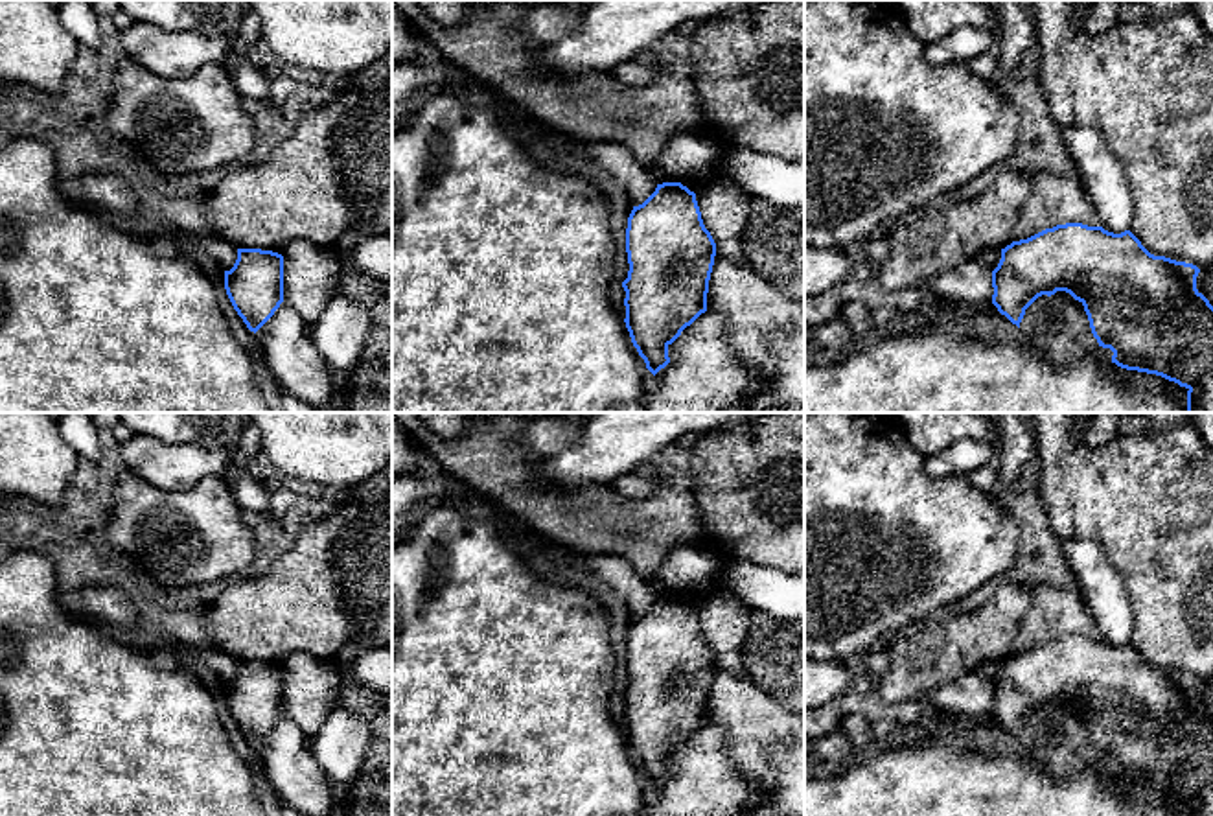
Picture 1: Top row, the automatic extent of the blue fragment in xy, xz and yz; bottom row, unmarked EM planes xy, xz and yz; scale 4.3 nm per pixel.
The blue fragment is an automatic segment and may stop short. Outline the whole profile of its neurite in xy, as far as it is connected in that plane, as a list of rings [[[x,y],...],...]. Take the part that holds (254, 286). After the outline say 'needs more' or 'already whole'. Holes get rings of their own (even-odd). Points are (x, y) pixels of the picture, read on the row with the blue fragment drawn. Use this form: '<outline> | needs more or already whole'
[[[237,249],[237,260],[225,271],[226,295],[250,332],[258,332],[283,302],[283,256],[261,249]]] | already whole

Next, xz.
[[[681,182],[657,184],[655,192],[633,206],[626,228],[628,278],[626,328],[646,368],[655,376],[670,363],[668,346],[707,311],[709,280],[716,243],[705,228],[696,193]]] | already whole

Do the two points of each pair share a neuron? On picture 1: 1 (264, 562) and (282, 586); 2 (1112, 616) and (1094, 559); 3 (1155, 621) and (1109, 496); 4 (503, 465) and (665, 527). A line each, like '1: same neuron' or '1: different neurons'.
1: different neurons
2: same neuron
3: same neuron
4: same neuron

